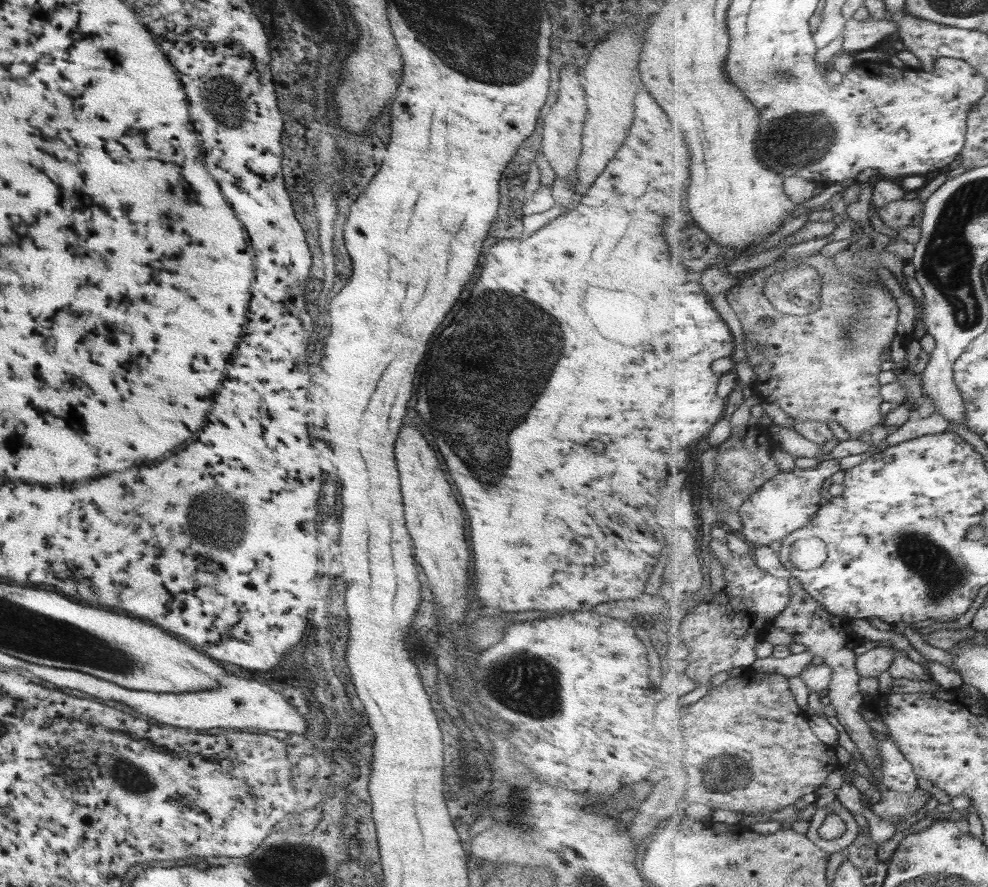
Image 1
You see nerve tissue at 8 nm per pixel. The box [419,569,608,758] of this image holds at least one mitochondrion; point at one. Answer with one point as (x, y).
(525, 684)

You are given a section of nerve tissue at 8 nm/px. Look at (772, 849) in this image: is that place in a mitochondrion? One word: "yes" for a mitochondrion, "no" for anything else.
no

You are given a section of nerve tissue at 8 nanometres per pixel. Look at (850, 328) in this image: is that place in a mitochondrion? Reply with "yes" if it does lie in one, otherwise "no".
yes

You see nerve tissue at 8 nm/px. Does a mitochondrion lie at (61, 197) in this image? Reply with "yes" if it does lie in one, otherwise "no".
no

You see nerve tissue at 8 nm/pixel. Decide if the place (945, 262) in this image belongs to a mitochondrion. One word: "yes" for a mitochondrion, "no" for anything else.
yes

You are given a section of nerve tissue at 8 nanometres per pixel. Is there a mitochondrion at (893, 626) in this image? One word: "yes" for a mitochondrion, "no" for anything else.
no

